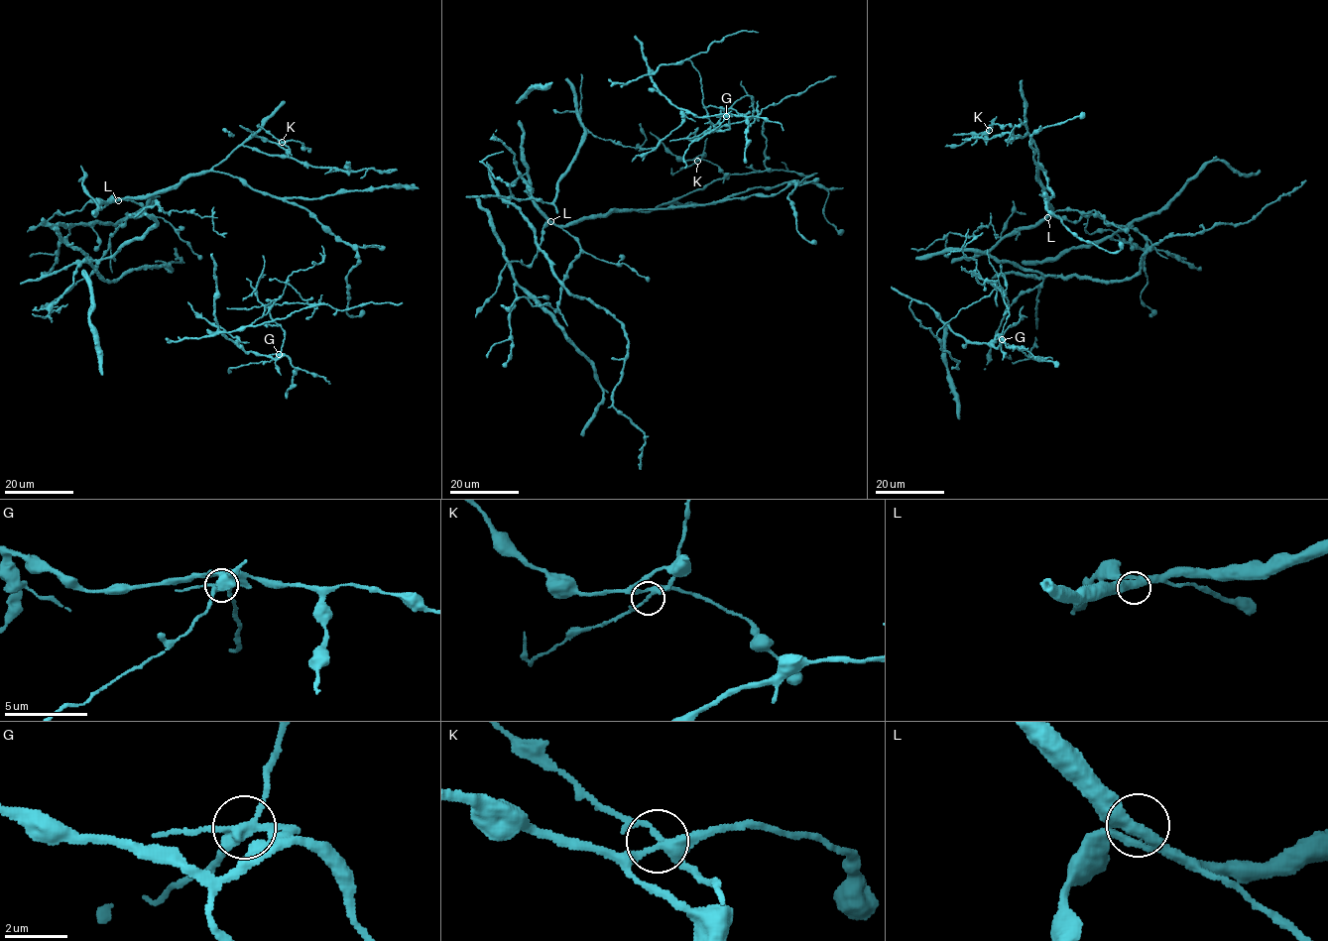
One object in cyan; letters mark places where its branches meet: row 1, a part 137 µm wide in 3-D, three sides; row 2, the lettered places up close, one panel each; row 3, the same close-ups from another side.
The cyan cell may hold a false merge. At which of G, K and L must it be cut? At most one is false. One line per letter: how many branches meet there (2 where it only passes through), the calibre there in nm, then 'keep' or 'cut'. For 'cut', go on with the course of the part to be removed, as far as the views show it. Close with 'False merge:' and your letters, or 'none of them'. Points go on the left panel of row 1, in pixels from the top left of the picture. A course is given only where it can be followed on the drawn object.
G: 4 | 280 nm | cut | (279, 353), (284, 330), (270, 314), (275, 298), (264, 306), (264, 315), (230, 332), (177, 341), (166, 338)
K: 4 | 260 nm | keep
L: 4 | 360 nm | keep
False merge: G

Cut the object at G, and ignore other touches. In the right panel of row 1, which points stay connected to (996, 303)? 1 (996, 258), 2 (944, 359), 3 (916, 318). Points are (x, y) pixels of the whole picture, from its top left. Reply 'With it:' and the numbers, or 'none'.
With it: 3

